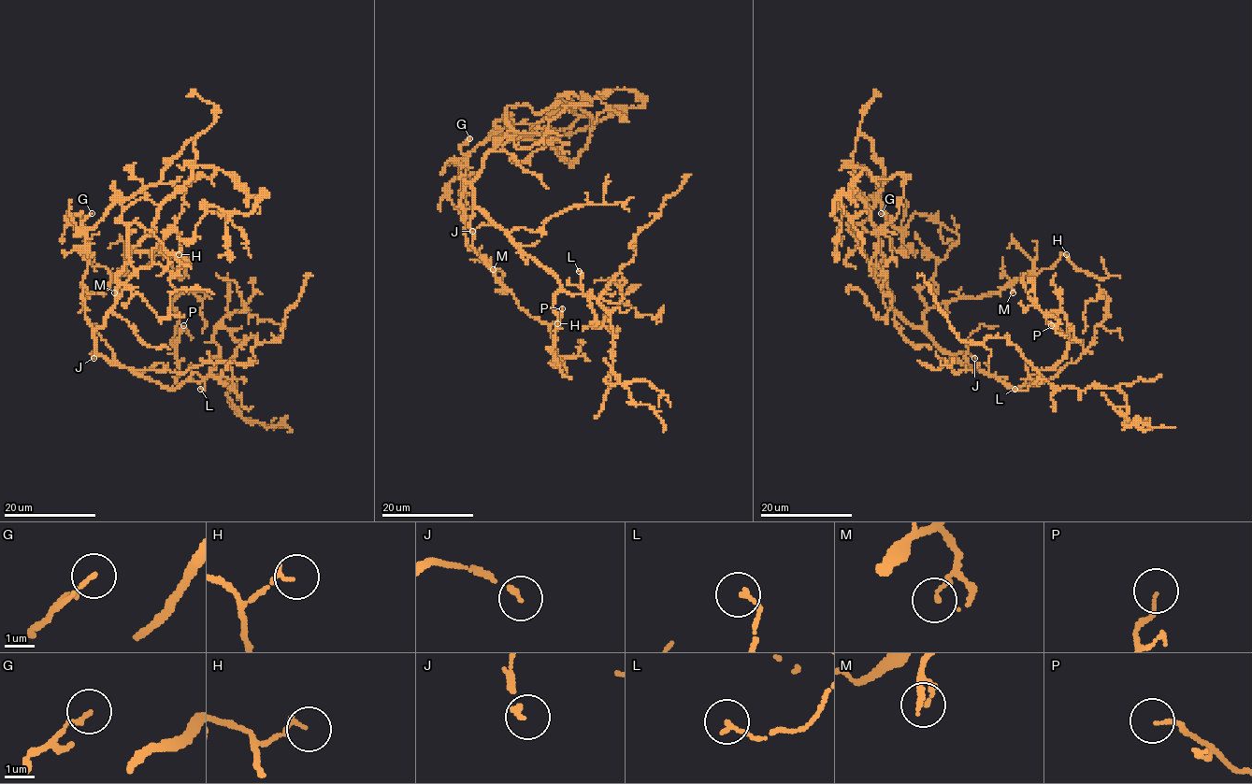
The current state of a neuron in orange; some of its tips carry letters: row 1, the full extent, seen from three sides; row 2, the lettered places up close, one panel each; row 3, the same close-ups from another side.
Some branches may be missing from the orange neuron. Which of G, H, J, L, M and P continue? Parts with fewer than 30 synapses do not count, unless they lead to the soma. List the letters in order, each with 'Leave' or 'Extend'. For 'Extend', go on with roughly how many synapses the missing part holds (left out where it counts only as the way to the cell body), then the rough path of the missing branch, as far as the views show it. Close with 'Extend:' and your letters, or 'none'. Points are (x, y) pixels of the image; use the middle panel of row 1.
G: Leave
H: Leave
J: Extend. Course of what is missing: (472, 231), (479, 235), (497, 264), (505, 271), (508, 280), (520, 294), (536, 301), (535, 306)
L: Leave
M: Leave
P: Leave
Extend: J

